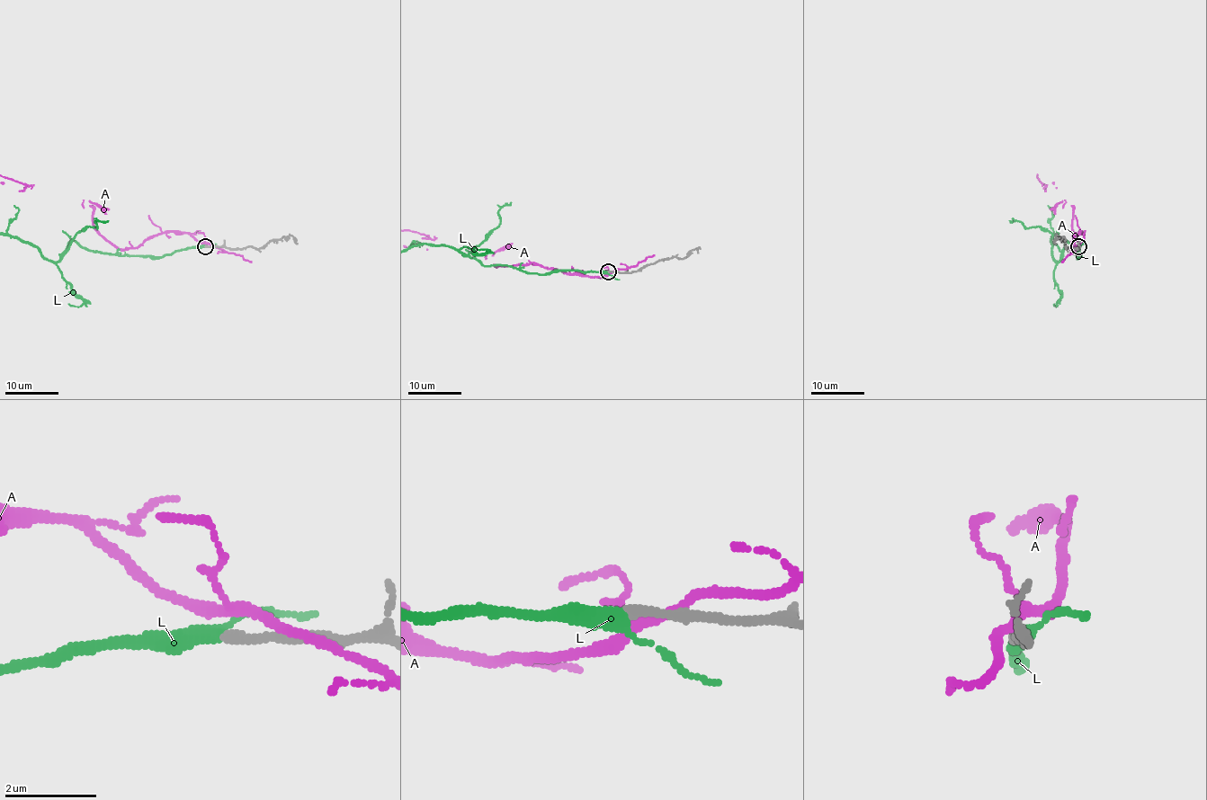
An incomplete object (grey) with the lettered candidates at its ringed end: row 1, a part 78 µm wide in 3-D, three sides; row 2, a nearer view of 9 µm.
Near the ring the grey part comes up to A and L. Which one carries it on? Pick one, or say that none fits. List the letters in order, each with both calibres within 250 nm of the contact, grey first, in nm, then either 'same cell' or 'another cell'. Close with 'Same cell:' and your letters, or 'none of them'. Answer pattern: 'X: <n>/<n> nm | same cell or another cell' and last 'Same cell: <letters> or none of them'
A: 320/200 nm | another cell
L: 240/280 nm | same cell
Same cell: L

